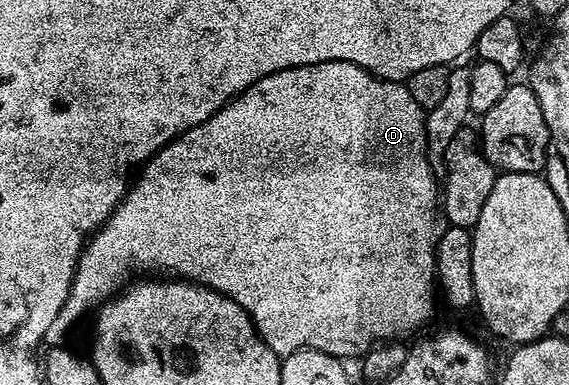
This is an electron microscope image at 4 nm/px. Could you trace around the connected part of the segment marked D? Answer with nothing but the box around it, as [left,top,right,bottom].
[50,61,441,357]

